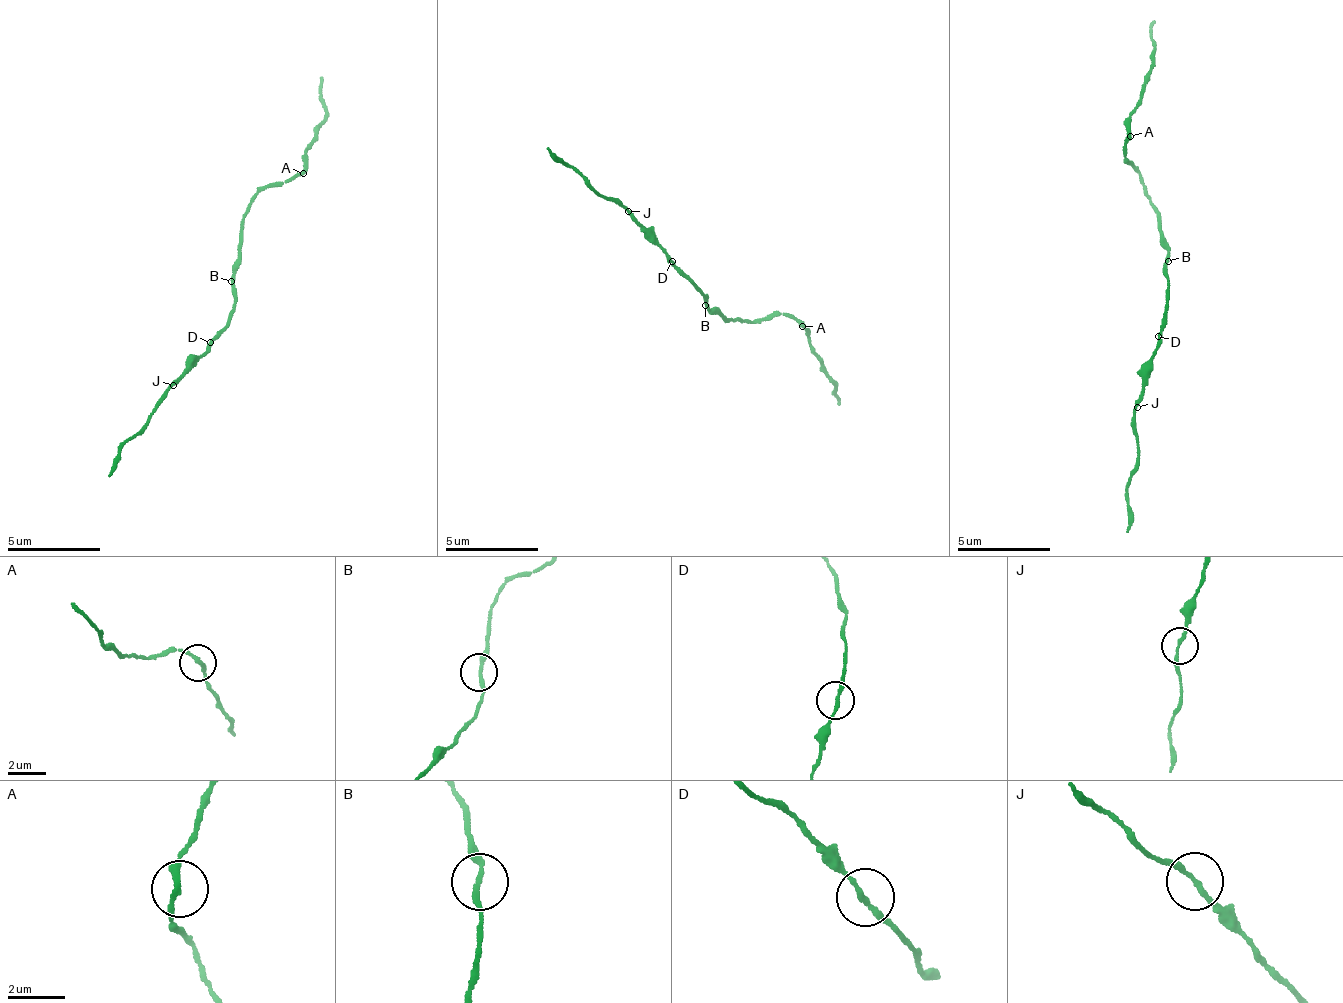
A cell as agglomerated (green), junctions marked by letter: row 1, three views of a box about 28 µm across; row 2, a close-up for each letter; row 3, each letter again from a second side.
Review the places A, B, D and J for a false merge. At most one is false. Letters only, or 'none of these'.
none of these

